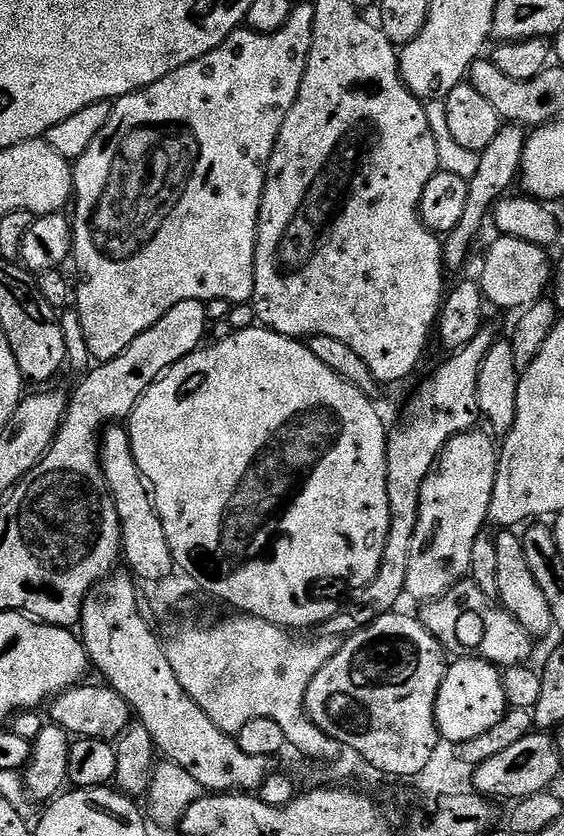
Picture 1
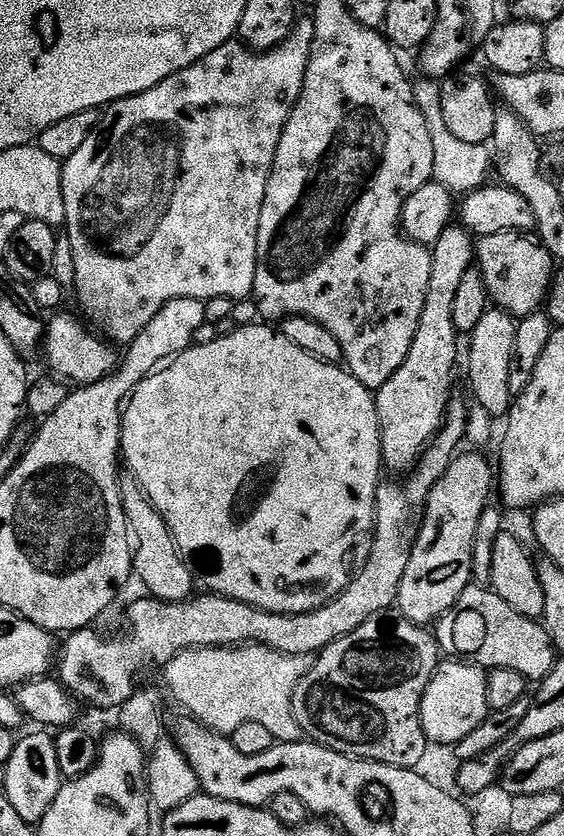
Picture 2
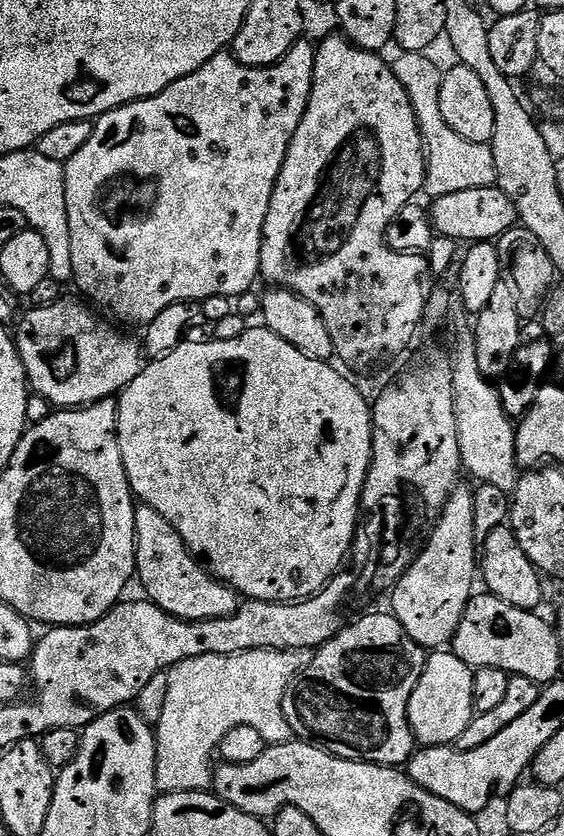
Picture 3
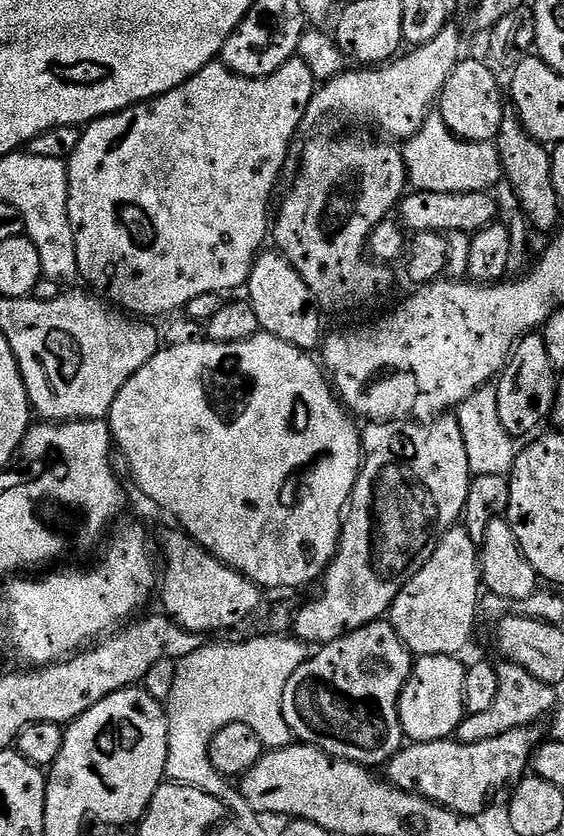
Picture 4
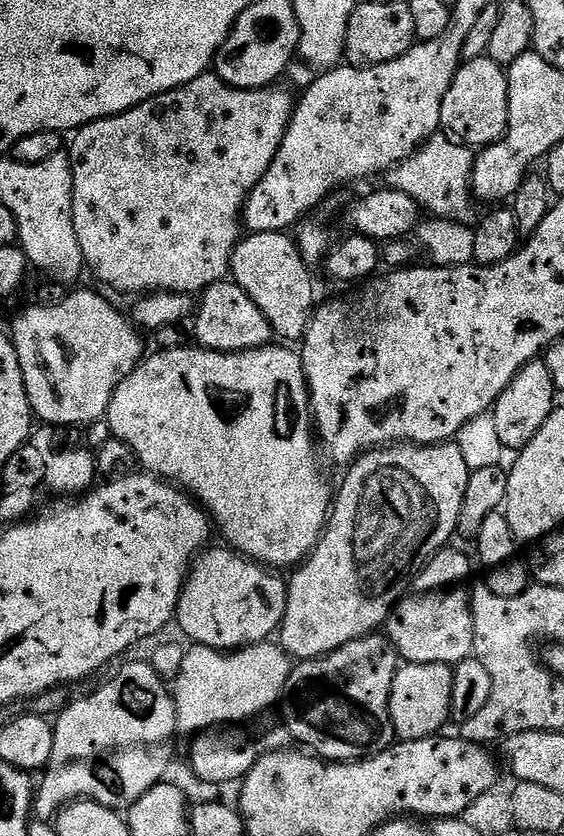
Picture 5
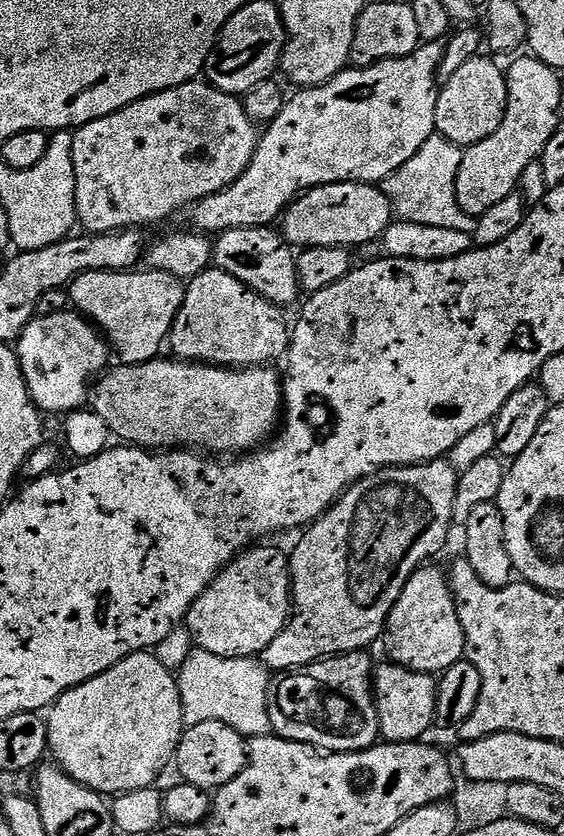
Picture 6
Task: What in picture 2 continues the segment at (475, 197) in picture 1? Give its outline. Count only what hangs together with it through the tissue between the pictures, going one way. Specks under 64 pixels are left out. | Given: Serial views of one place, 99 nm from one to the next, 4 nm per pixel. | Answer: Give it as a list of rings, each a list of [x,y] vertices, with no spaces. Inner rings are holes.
[[[453,226],[446,230],[446,234],[442,234],[442,238],[438,238],[436,244],[431,245],[430,251],[432,254],[432,269],[430,270],[430,286],[426,289],[426,306],[422,306],[422,318],[418,320],[418,330],[416,331],[416,337],[414,338],[414,346],[410,346],[410,354],[406,354],[406,362],[398,370],[394,370],[394,378],[390,378],[390,382],[386,382],[382,387],[375,389],[374,395],[376,397],[376,409],[378,410],[378,422],[380,423],[380,449],[384,455],[382,461],[383,467],[388,468],[392,472],[400,472],[399,474],[407,474],[416,467],[416,463],[420,460],[420,455],[423,454],[428,448],[428,443],[436,437],[440,427],[444,424],[444,415],[448,409],[448,404],[452,401],[454,395],[454,389],[452,389],[452,383],[456,380],[456,359],[461,359],[462,350],[460,354],[460,344],[458,339],[458,333],[454,326],[454,302],[458,295],[458,290],[462,283],[462,278],[466,278],[468,272],[473,271],[476,261],[476,243],[471,232],[463,226]]]

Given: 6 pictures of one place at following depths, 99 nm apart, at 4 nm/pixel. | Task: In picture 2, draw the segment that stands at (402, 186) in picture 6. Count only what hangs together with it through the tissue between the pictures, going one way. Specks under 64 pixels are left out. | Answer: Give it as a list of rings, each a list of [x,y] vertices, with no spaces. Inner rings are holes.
[[[420,78],[415,81],[412,93],[416,105],[422,110],[426,122],[430,126],[430,138],[434,142],[434,179],[446,186],[453,194],[476,192],[489,183],[488,171],[494,168],[494,152],[488,144],[461,142],[446,126],[446,118],[442,114],[441,85],[431,78]]]

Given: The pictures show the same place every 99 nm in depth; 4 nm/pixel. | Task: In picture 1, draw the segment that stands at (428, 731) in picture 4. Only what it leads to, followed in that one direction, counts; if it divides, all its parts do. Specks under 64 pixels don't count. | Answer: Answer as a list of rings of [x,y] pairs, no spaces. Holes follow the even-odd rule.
[[[456,658],[447,665],[442,686],[436,699],[436,729],[441,740],[452,744],[470,742],[478,734],[486,734],[493,726],[502,722],[504,713],[509,711],[506,690],[502,690],[501,669],[488,660]]]

